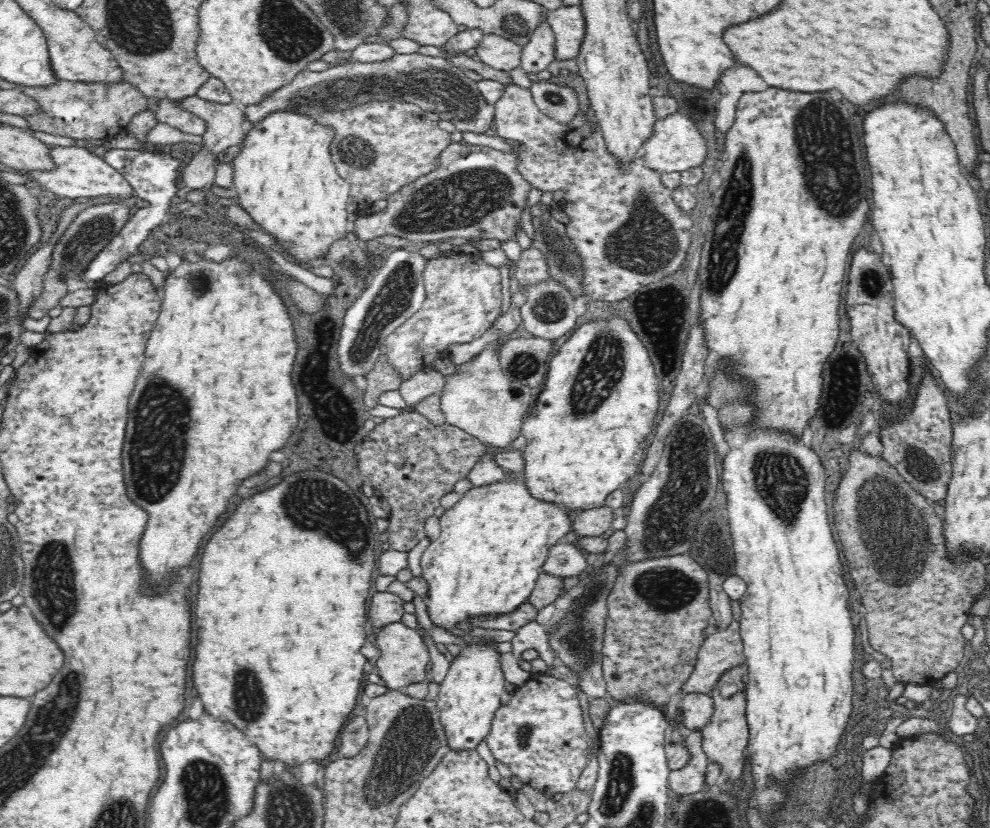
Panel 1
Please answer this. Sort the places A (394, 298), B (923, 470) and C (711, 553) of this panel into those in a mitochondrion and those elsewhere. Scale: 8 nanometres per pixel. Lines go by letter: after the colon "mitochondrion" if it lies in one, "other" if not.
A: mitochondrion
B: mitochondrion
C: mitochondrion

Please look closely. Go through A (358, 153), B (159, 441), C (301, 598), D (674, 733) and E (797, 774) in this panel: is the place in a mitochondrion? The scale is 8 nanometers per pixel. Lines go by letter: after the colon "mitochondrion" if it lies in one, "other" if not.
A: mitochondrion
B: mitochondrion
C: other
D: other
E: other

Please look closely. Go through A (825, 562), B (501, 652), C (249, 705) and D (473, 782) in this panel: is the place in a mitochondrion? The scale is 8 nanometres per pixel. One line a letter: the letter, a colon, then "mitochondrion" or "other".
A: other
B: other
C: mitochondrion
D: other

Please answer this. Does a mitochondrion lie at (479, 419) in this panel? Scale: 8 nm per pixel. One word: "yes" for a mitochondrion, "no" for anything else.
no

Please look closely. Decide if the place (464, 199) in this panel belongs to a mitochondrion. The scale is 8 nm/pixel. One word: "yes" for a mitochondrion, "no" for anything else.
yes

